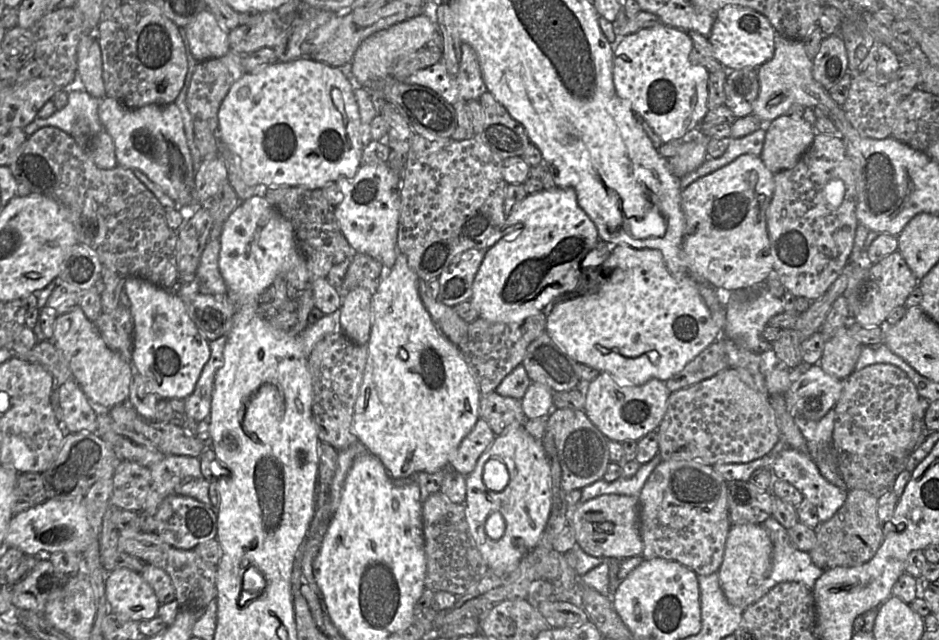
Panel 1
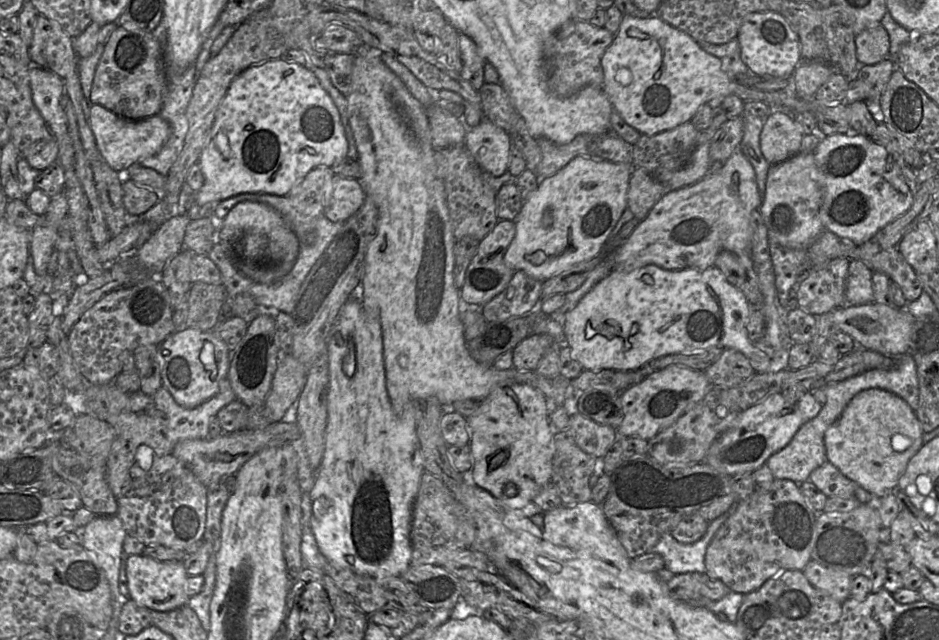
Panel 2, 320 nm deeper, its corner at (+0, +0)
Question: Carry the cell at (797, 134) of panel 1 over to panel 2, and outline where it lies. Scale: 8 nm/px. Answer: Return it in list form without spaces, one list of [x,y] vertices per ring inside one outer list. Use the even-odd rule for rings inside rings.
[[[775,112],[769,115],[760,134],[760,149],[771,164],[783,162],[800,152],[804,132],[789,115]]]

